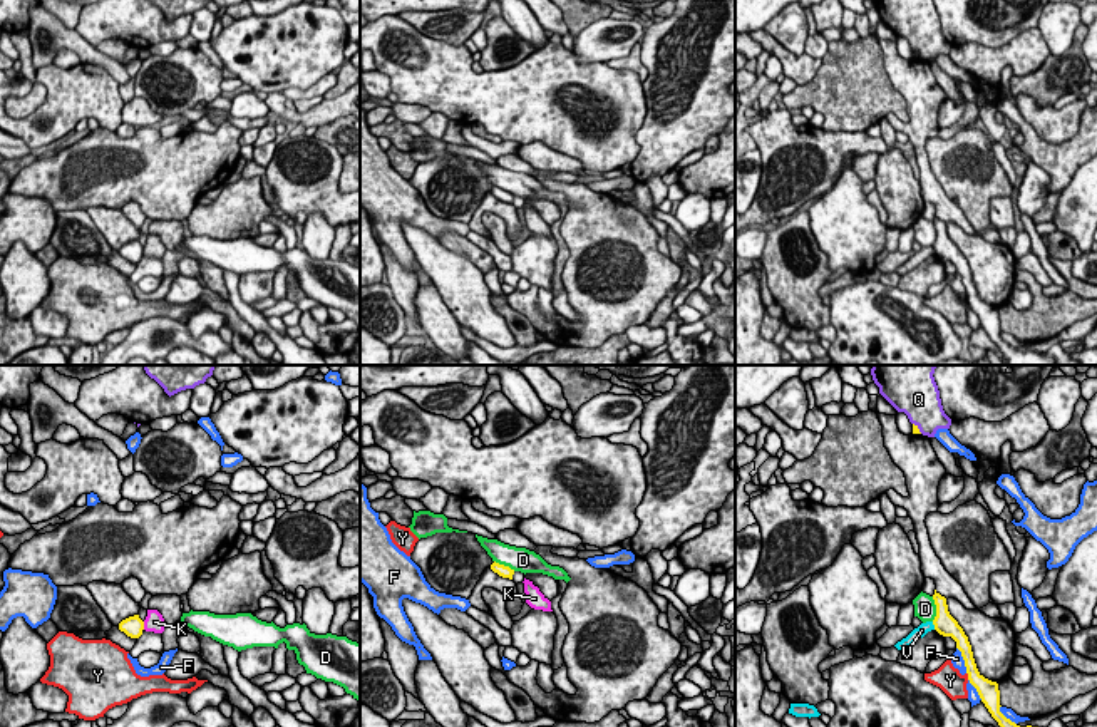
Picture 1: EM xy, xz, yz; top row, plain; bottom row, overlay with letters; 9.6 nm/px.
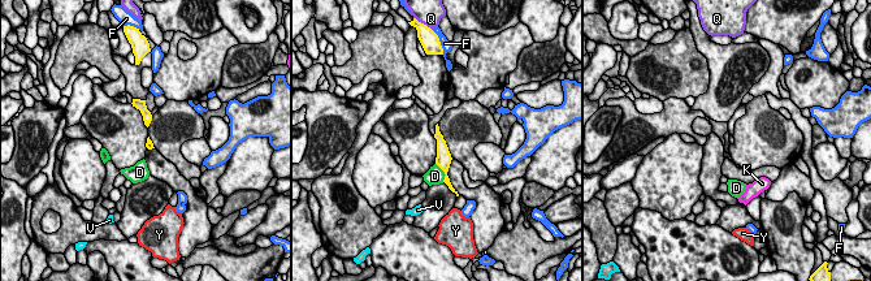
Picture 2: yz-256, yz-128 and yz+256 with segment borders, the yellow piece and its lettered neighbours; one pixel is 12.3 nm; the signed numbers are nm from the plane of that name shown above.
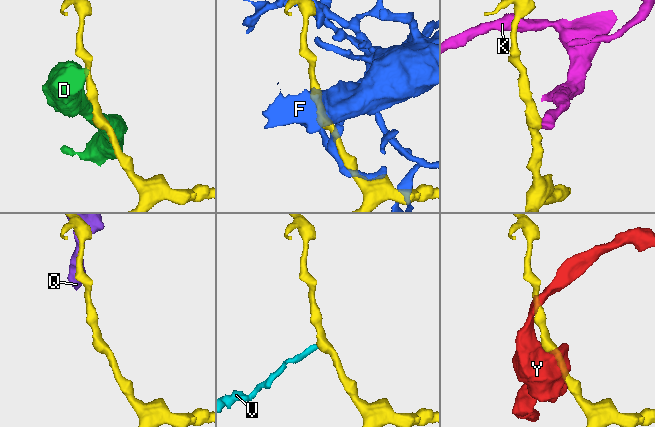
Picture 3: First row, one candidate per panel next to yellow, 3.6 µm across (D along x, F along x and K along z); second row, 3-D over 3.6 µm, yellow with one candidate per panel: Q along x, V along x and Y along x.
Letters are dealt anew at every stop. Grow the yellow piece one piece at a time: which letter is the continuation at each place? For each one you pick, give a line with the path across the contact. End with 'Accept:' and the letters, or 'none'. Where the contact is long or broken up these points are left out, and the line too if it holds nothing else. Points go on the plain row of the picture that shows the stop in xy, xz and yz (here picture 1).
Accept: none

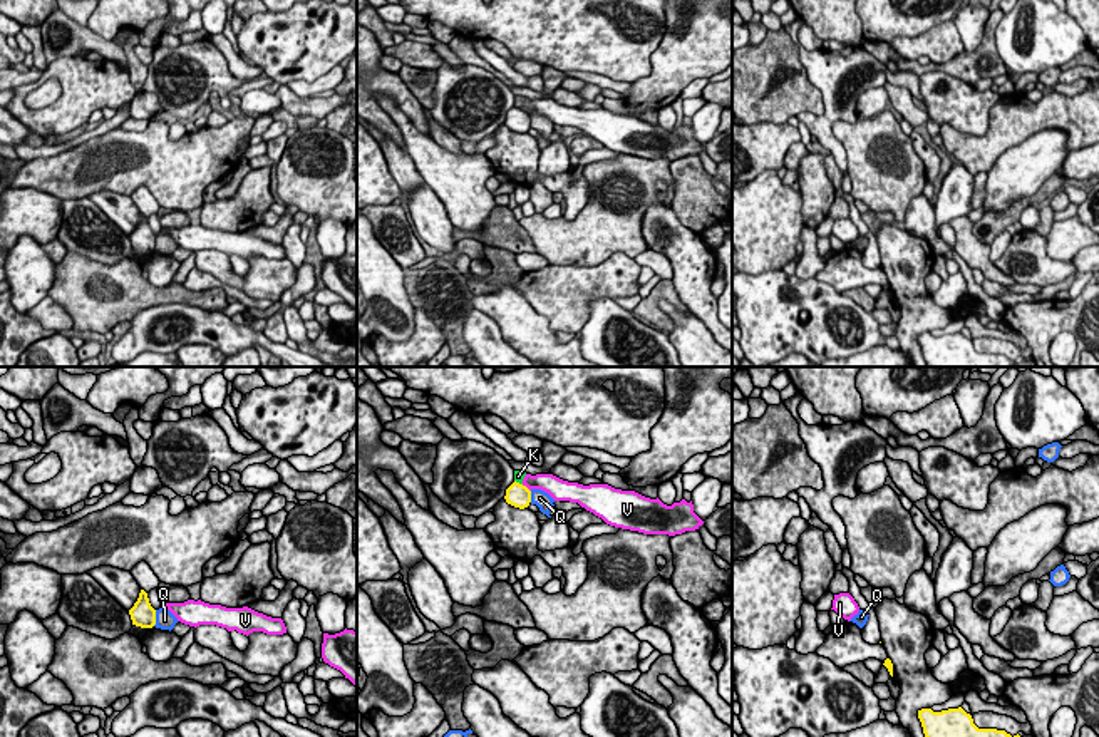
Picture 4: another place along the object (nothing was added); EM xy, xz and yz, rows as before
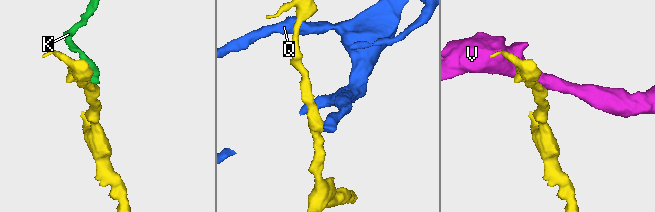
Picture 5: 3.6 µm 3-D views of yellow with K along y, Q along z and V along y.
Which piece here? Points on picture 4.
Accept: none

